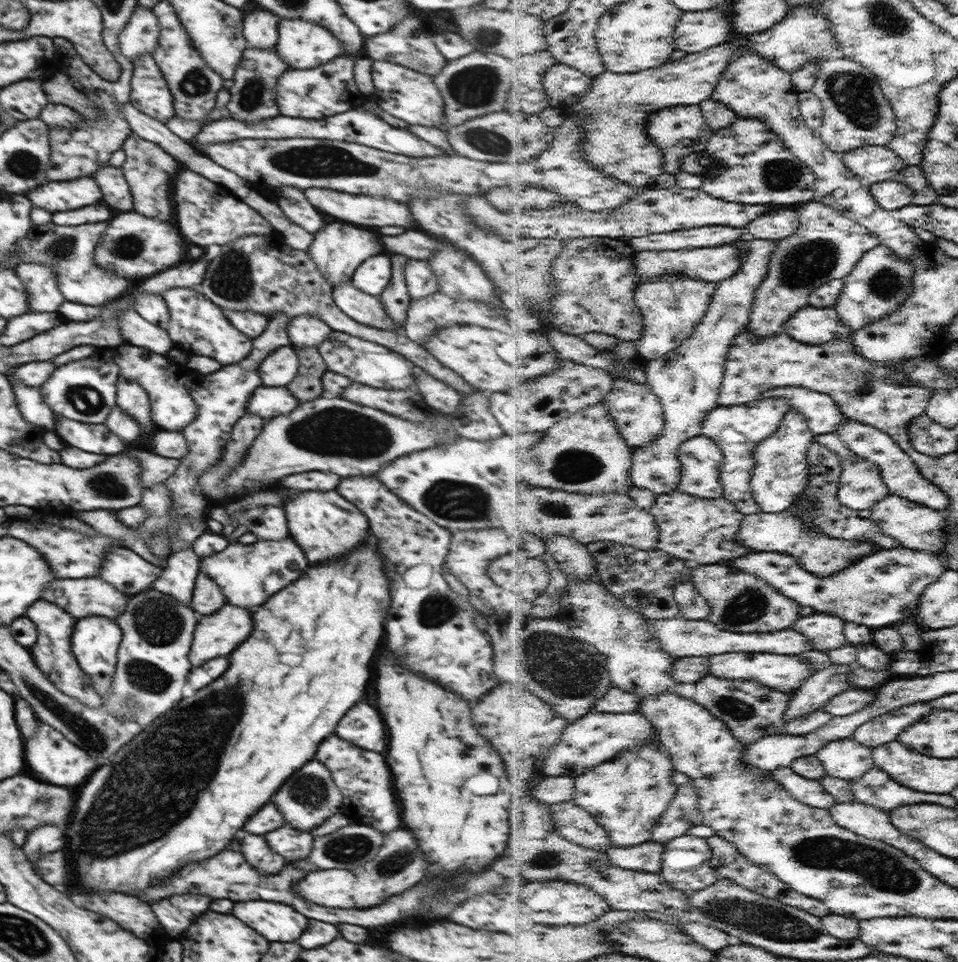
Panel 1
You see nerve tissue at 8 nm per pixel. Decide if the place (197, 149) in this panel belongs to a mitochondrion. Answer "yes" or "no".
no

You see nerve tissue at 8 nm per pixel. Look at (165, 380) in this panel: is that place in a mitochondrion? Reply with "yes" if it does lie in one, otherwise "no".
no

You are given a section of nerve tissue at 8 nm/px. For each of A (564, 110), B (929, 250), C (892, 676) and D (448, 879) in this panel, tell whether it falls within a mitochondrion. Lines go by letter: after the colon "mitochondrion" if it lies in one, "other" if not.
A: other
B: other
C: other
D: other

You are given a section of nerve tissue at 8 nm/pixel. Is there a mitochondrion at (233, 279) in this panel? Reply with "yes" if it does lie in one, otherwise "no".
yes

